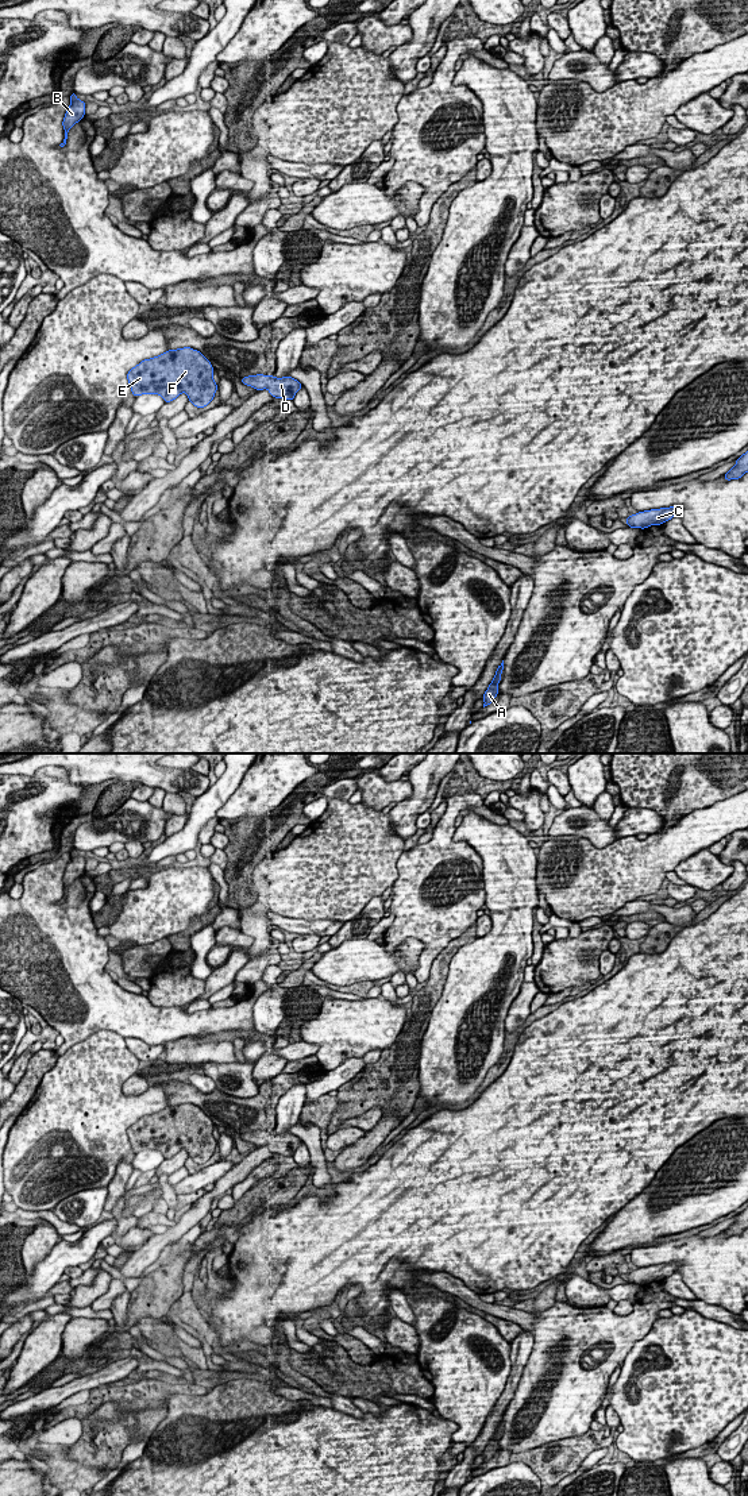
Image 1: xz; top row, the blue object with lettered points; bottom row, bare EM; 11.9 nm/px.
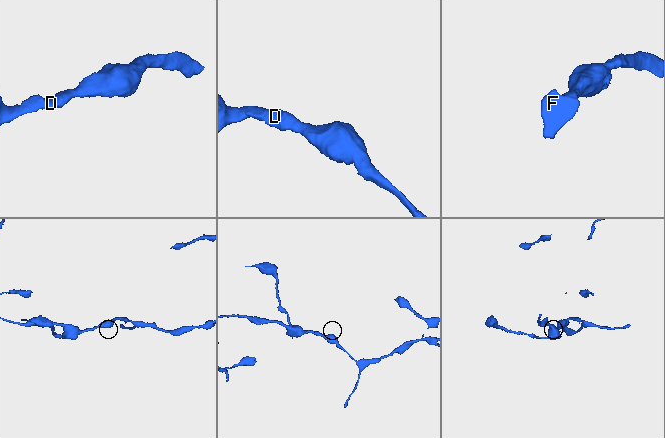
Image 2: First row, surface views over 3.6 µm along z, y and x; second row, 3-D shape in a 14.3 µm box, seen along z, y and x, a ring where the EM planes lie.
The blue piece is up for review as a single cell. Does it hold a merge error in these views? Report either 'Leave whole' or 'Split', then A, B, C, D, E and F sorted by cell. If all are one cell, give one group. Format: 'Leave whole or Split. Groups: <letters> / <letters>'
Leave whole. Groups: A B C D E F

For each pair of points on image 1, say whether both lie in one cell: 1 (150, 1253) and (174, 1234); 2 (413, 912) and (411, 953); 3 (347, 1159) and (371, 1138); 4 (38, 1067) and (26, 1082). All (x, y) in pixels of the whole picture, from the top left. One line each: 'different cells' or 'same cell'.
1: same cell
2: different cells
3: same cell
4: same cell

